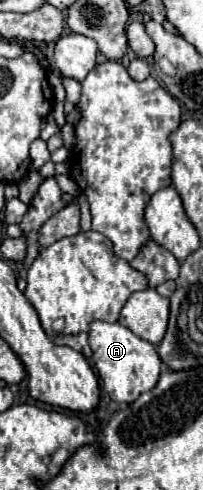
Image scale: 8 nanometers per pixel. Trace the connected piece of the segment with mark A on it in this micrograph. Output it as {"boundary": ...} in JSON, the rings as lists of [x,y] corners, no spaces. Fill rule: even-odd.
{"boundary":[[[92,321],[88,337],[92,347],[92,361],[96,369],[100,369],[102,385],[112,401],[132,403],[138,399],[140,393],[150,391],[158,383],[162,361],[152,343],[136,337],[130,329],[122,327],[120,323],[106,323],[106,321]]]}

